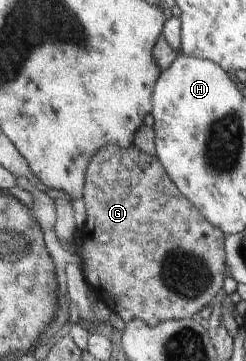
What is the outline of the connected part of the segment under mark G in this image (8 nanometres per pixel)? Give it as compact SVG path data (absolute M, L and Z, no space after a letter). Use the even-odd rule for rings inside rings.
M109 144L101 148L91 160L85 172L84 194L87 219L80 230L82 253L82 273L91 287L93 297L101 300L111 311L115 311L123 321L142 319L149 327L155 327L167 320L189 319L201 309L211 305L212 299L223 288L223 279L227 276L226 253L224 250L224 233L204 218L201 212L177 189L169 174L165 171L159 158L139 151L134 145L122 148Z

